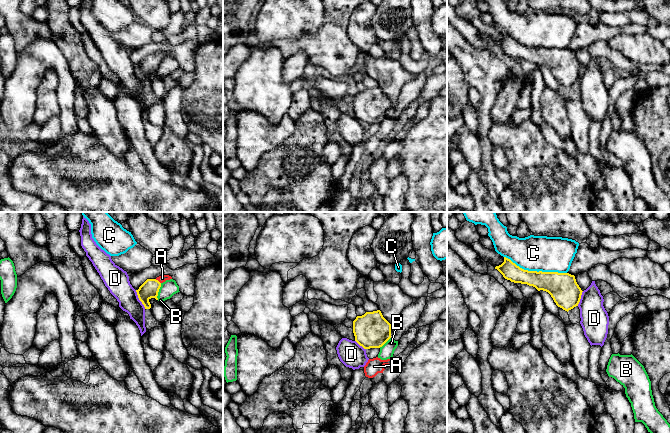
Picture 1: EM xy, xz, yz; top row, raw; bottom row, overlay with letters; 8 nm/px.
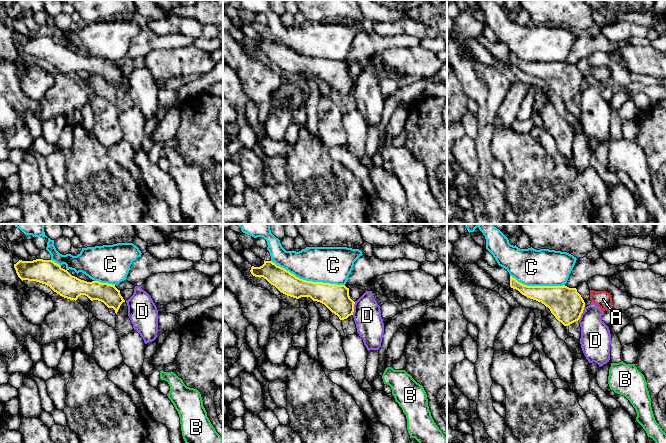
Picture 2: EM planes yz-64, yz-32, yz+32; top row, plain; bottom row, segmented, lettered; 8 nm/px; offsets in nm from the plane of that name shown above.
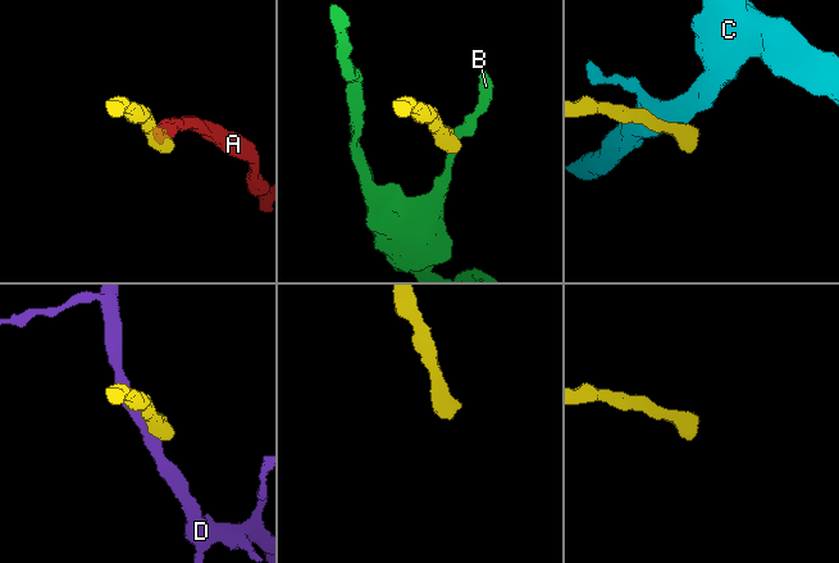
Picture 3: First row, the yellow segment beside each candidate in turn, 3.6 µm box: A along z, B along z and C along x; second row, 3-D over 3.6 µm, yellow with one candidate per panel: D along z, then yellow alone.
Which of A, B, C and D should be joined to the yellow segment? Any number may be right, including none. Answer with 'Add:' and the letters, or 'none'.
Add: A

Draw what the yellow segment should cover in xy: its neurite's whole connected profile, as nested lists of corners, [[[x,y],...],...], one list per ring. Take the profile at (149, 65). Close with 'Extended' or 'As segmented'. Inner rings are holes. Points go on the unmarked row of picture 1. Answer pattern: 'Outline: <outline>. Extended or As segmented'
Outline: [[[161,51],[156,55],[147,55],[138,66],[136,66],[139,76],[144,81],[145,85],[150,85],[151,80],[149,76],[155,74],[158,76],[158,68],[161,63],[161,60],[166,56],[172,55],[169,51]]]. Extended

